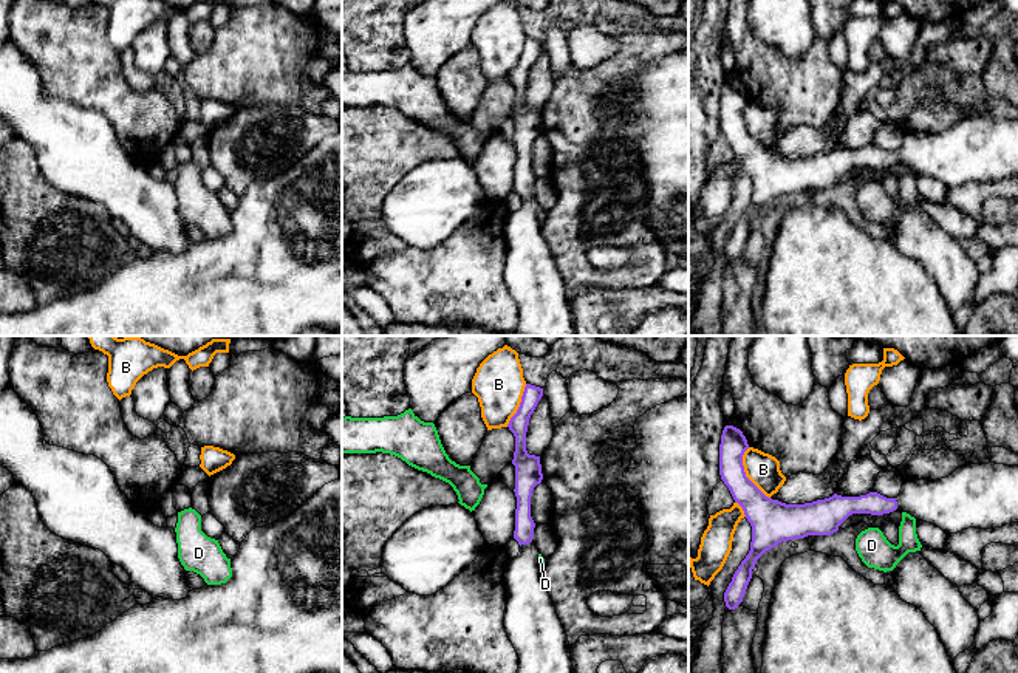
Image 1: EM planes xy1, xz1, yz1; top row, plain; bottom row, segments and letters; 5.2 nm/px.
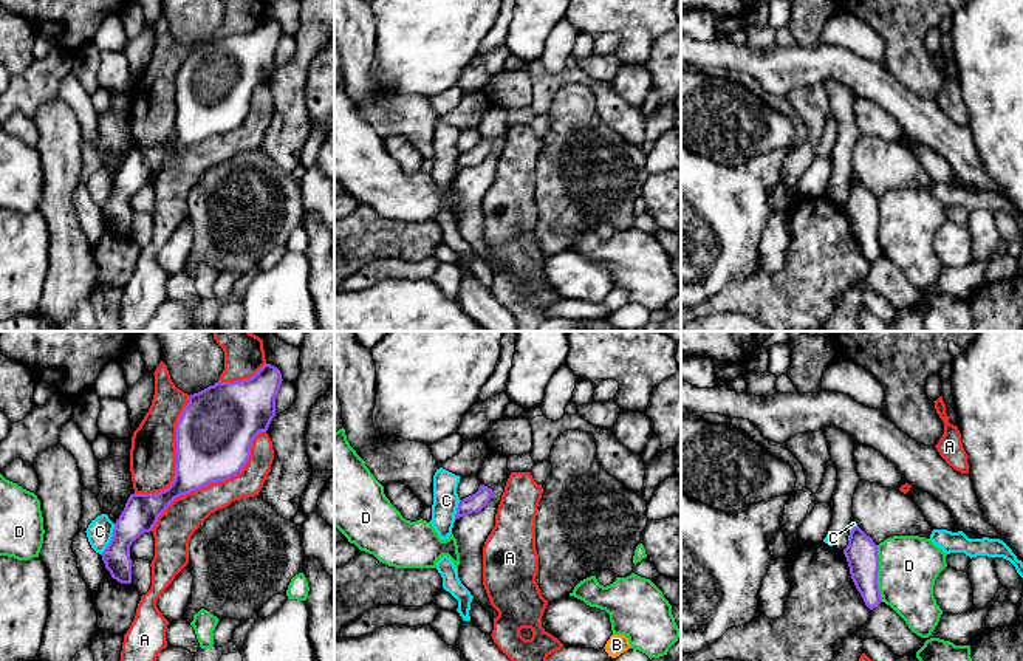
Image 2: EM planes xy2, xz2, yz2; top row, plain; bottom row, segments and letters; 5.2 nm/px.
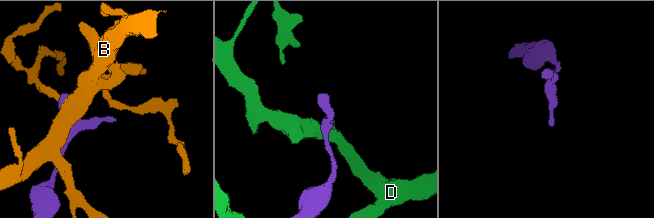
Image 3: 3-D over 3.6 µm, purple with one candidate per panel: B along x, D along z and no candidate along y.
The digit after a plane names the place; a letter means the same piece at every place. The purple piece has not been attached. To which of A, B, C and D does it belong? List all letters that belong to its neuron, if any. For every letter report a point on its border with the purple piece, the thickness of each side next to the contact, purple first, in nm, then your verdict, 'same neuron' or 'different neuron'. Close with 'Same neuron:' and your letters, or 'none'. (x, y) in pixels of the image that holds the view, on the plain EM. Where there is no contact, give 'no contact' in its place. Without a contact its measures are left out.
A: meets purple in xy2 at (212, 135); 400 nm thick on the purple side, 190 nm on the other; different neuron
B: meets purple in yz1 at (744, 127); 190 nm thick on the purple side, 170 nm on the other; different neuron
C: meets purple in xy2 at (112, 192); 180 nm thick on the purple side, 140 nm on the other; different neuron
D: meets purple in yz2 at (878, 225); 170 nm thick on the purple side, 320 nm on the other; different neuron
Same neuron: none

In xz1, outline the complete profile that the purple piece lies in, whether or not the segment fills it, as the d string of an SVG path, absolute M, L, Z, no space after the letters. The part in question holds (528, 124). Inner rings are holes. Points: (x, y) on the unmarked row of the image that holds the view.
M526 37L520 60L507 80L515 90L515 184L520 198L517 210L509 212L504 226L504 282L518 308L515 331L520 336L576 336L571 299L555 266L554 255L541 235L541 217L534 198L535 176L531 170L531 150L541 136L540 110L526 104L526 85L543 42Z

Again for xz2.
M480 138L478 144L463 153L460 153L455 173L464 169L469 169L472 166L481 164L491 150L494 149L494 144L484 138Z

